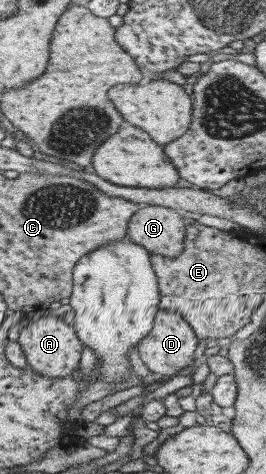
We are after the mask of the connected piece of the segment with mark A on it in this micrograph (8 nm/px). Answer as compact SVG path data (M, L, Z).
M41 313L34 314L26 326L19 329L16 342L31 370L45 376L45 379L63 379L79 364L82 343L75 336L74 330L59 318L45 318Z

